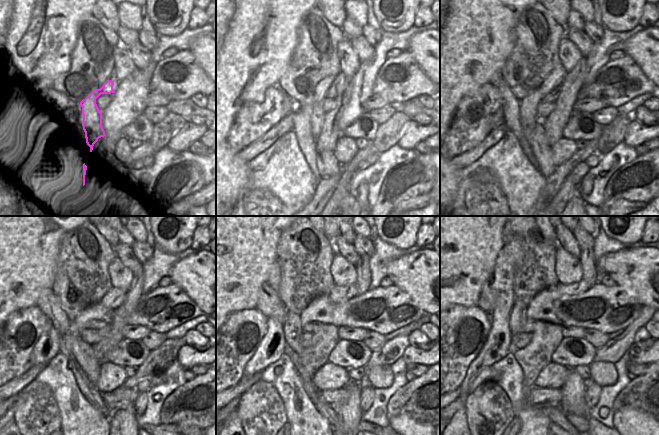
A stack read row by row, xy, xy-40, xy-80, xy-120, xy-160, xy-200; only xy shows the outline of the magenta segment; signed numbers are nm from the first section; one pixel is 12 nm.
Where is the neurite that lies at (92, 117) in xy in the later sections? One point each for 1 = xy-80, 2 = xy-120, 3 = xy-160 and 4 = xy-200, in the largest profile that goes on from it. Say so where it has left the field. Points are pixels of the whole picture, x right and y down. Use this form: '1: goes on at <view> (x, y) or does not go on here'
1: goes on at xy-80 (550, 85)
2: goes on at xy-120 (118, 298)
3: goes on at xy-160 (340, 294)
4: goes on at xy-200 (574, 288)

